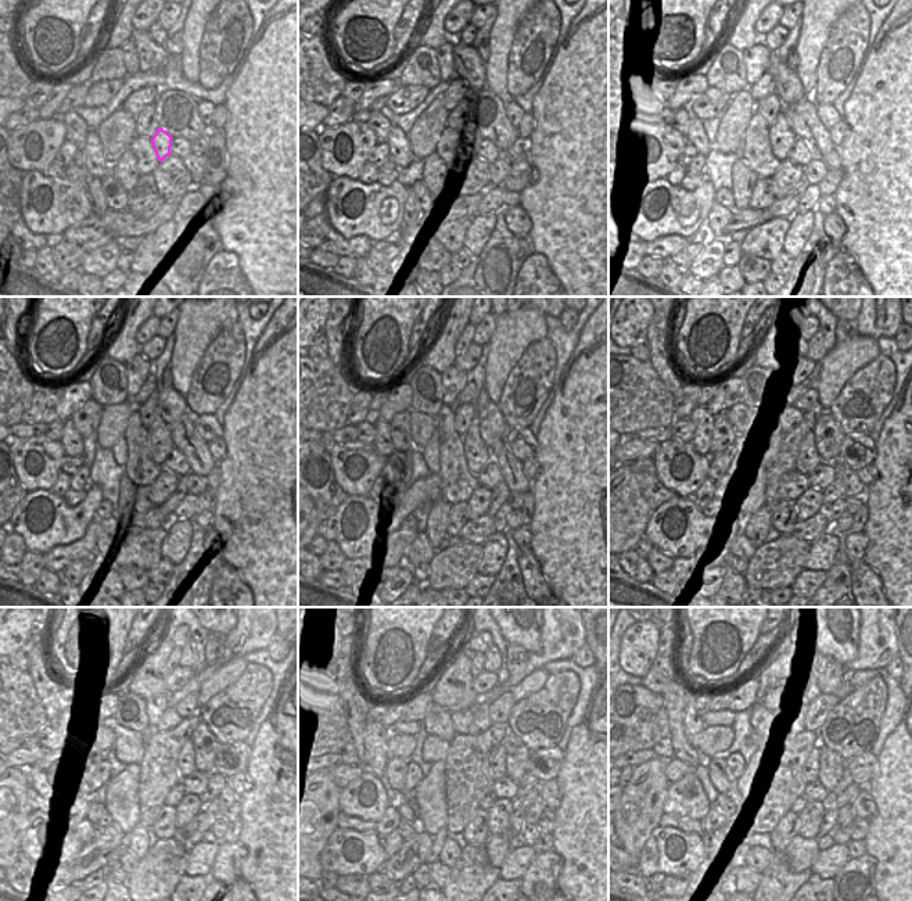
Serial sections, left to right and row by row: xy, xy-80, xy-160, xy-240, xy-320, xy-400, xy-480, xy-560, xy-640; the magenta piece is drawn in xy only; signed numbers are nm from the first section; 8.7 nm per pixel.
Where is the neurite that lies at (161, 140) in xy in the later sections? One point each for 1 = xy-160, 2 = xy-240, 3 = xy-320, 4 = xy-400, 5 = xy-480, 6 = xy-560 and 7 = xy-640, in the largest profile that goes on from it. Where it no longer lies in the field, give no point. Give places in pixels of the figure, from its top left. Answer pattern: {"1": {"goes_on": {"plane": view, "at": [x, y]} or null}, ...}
{"1": {"goes_on": {"plane": "xy-160", "at": [781, 136]}}, "2": {"goes_on": {"plane": "xy-240", "at": [161, 445]}}, "3": {"goes_on": {"plane": "xy-320", "at": [477, 453]}}, "4": {"goes_on": {"plane": "xy-400", "at": [807, 401]}}, "5": {"goes_on": {"plane": "xy-480", "at": [189, 707]}}, "6": {"goes_on": {"plane": "xy-560", "at": [485, 714]}}, "7": {"goes_on": {"plane": "xy-640", "at": [803, 721]}}}

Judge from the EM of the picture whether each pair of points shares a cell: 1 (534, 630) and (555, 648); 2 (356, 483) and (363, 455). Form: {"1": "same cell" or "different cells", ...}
{"1": "different cells", "2": "same cell"}

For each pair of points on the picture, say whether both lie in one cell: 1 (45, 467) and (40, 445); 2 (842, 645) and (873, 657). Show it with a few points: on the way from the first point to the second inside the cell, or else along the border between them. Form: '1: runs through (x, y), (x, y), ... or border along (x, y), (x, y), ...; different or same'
1: runs through (40, 462), (40, 451); same
2: border along (860, 621), (858, 653), (844, 666); different

